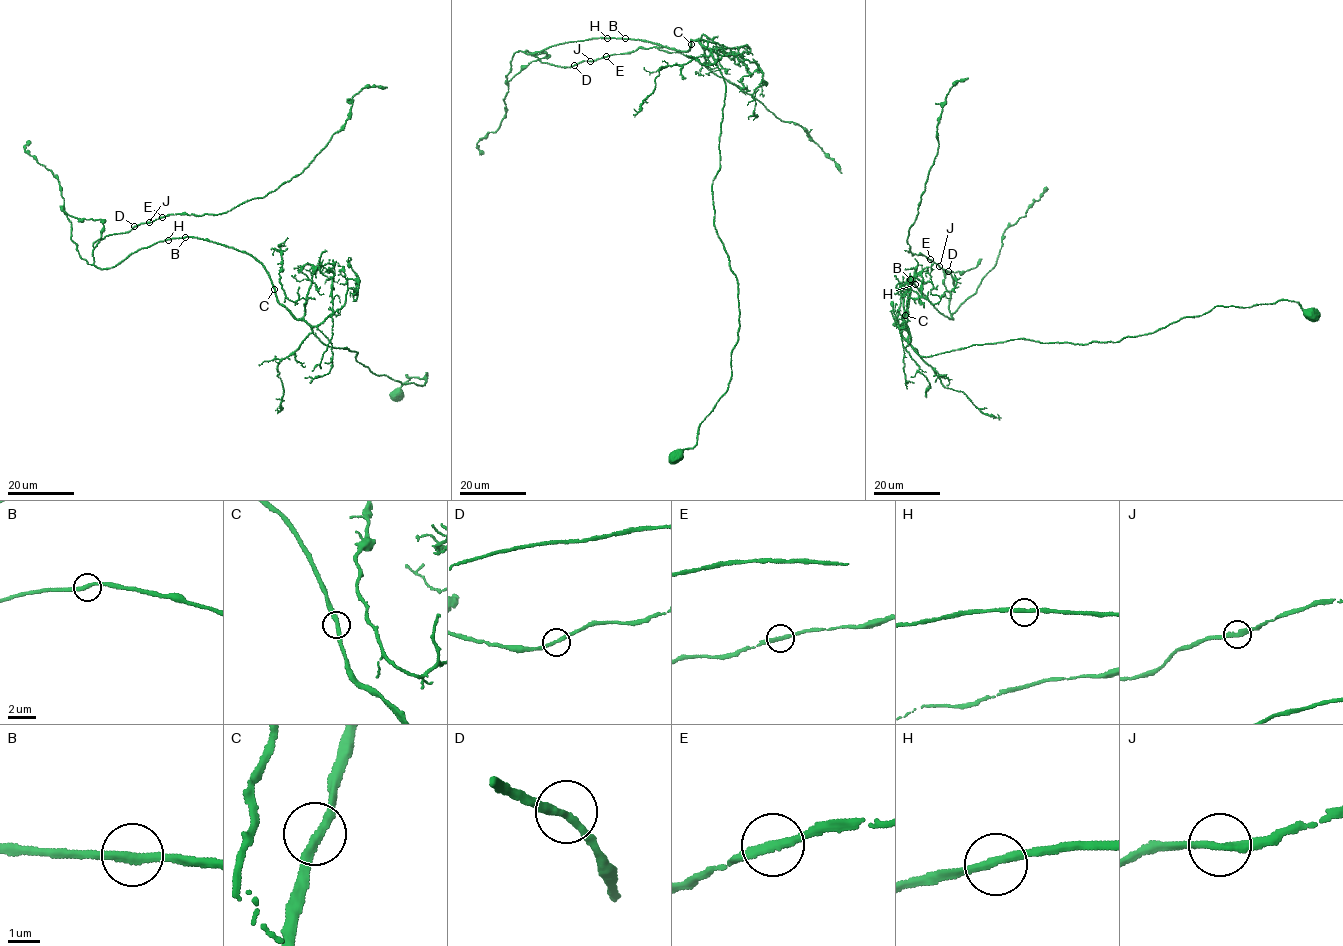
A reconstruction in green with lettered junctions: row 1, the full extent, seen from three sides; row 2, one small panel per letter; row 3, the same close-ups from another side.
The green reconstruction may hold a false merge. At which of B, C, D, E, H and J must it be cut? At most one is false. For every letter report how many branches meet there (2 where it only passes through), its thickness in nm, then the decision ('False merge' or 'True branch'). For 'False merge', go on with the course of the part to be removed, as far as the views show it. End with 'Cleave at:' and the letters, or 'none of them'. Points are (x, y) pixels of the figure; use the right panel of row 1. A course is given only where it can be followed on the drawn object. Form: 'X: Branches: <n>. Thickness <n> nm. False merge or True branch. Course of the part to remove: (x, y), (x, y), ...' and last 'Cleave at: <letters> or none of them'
B: Branches: 2. Thickness 280 nm. True branch
C: Branches: 2. Thickness 280 nm. True branch
D: Branches: 2. Thickness 240 nm. True branch
E: Branches: 2. Thickness 280 nm. True branch
H: Branches: 2. Thickness 260 nm. True branch
J: Branches: 2. Thickness 280 nm. True branch
Cleave at: none of them

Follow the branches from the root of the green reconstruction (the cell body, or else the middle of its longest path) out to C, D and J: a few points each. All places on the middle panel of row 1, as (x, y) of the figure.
C: (677, 455), (696, 444), (726, 391), (739, 327), (737, 277), (714, 224), (725, 81), (710, 49), (691, 44)
D: (677, 455), (726, 391), (739, 327), (714, 224), (725, 81), (697, 40), (524, 51), (573, 65)
J: (677, 455), (726, 391), (739, 327), (714, 224), (725, 81), (697, 40), (524, 51), (590, 60)

